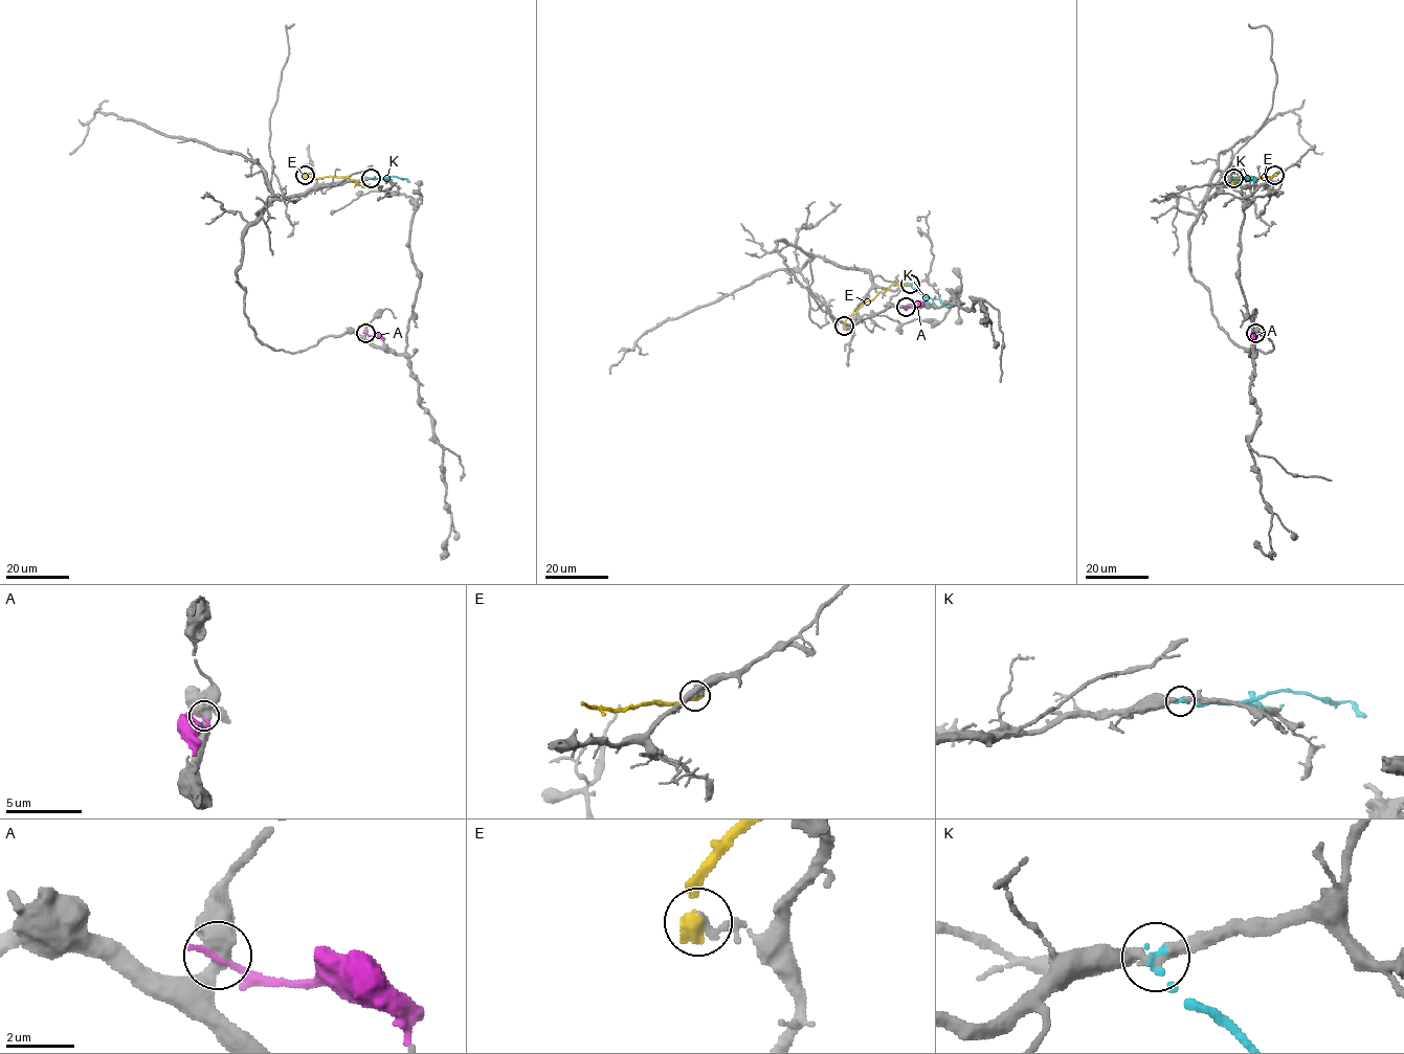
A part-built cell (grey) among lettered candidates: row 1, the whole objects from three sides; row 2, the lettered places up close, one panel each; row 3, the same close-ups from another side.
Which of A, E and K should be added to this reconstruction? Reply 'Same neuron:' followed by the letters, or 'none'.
Same neuron: K

